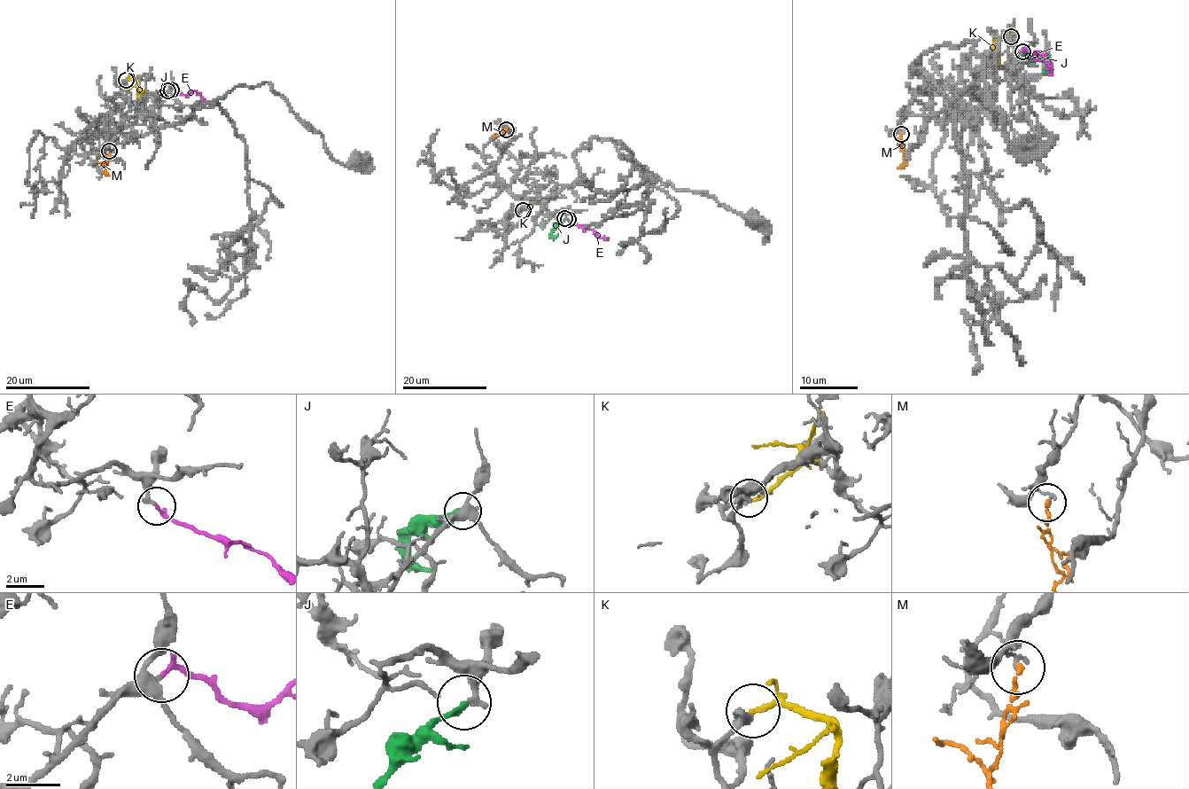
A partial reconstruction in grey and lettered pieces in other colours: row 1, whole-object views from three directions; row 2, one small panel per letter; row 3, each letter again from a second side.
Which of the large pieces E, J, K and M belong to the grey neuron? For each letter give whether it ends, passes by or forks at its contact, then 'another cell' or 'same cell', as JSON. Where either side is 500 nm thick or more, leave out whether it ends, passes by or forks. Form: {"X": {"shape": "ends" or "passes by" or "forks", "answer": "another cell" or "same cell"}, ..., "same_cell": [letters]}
{"E": {"shape": "ends", "answer": "same cell"}, "J": {"shape": "ends", "answer": "same cell"}, "K": {"shape": "ends", "answer": "another cell"}, "M": {"shape": "ends", "answer": "another cell"}, "same_cell": ["E", "J"]}

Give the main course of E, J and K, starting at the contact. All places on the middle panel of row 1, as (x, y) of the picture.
E: (569, 219), (578, 226), (593, 230), (605, 239), (604, 237)
J: (564, 218), (550, 235), (558, 235)
K: (523, 209), (539, 198)

